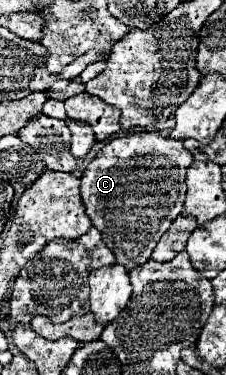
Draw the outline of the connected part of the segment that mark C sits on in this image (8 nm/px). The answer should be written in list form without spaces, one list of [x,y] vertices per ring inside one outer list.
[[[129,133],[123,137],[109,139],[97,155],[91,159],[89,167],[81,175],[81,199],[87,211],[87,217],[101,231],[105,245],[117,257],[117,263],[127,271],[143,265],[151,259],[151,253],[161,239],[161,235],[169,229],[171,221],[181,213],[181,205],[185,201],[185,173],[193,163],[191,153],[183,147],[181,141],[163,137],[161,133]]]

